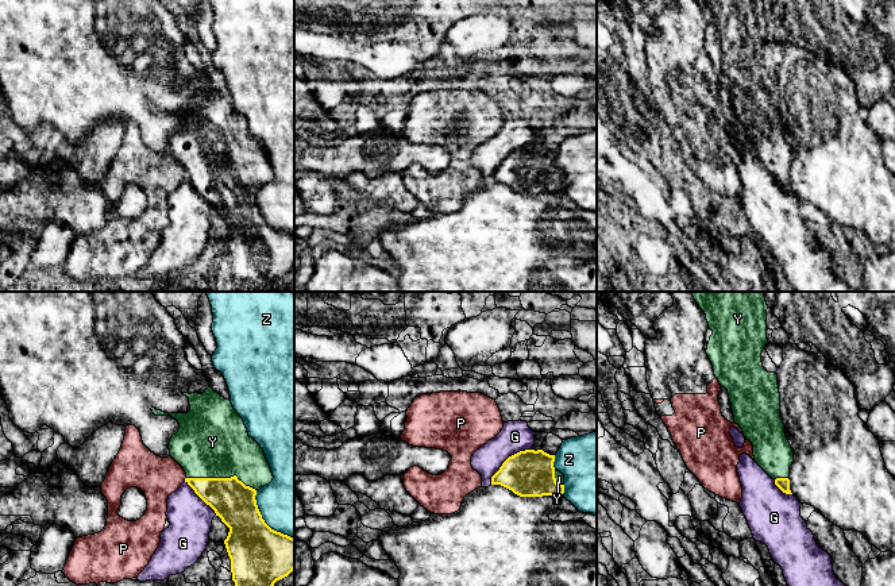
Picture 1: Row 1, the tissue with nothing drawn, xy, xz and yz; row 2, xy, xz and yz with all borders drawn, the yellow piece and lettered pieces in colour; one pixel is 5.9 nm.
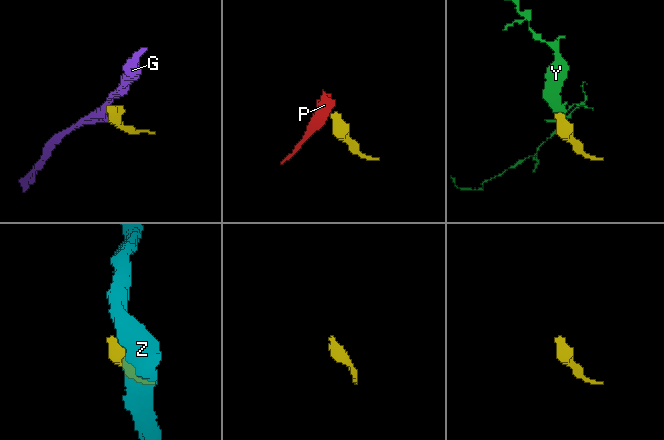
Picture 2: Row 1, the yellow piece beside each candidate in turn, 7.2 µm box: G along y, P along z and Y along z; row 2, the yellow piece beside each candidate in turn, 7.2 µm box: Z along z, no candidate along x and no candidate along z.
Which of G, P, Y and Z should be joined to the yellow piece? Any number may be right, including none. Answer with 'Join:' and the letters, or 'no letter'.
Join: Y

